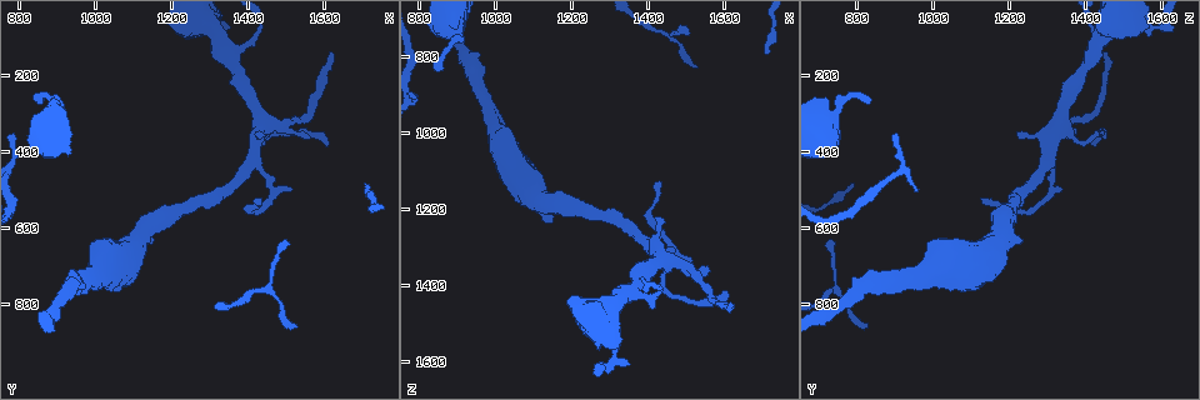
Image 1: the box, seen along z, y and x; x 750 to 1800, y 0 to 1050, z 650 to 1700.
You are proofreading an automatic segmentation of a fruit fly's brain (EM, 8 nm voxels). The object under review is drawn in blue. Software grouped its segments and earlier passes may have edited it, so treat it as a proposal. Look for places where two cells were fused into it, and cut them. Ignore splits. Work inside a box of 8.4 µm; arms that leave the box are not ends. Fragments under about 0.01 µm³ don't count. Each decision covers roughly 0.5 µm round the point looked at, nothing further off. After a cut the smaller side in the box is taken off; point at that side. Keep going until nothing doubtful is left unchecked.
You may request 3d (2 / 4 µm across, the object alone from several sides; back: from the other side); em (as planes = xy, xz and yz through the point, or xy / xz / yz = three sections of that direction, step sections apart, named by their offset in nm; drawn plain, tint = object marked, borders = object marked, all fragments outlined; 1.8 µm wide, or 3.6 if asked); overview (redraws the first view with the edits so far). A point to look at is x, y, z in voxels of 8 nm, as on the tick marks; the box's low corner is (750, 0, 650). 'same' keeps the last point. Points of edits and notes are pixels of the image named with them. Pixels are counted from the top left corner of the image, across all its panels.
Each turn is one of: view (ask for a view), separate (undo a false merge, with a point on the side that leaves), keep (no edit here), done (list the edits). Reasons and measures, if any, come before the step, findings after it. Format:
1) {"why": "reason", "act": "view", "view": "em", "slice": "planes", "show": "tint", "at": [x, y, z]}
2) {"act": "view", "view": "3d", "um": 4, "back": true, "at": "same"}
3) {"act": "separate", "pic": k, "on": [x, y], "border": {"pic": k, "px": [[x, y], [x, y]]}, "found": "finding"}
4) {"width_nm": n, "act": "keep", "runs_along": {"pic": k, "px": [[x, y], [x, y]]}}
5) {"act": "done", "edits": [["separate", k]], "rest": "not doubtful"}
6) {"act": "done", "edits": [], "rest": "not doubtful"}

{"why": "four or more arms meet", "act": "view", "view": "3d", "um": 2, "at": [1435, 340, 1325]}

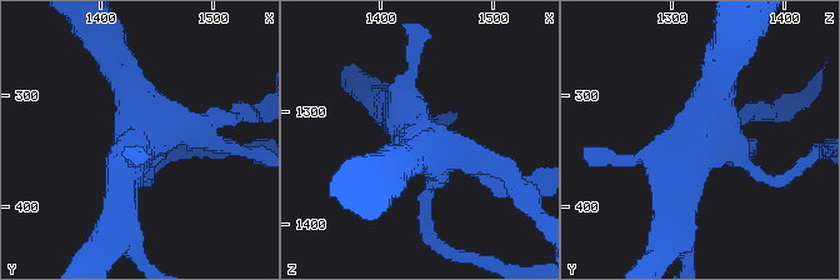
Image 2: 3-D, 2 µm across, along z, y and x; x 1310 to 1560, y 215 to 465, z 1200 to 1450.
{"act": "view", "view": "em", "slice": "planes", "show": "tint", "at": [1438, 332, 1324]}

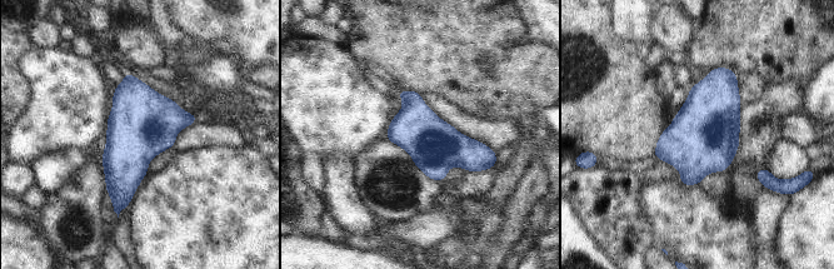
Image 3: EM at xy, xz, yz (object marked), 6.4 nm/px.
{"width_nm": 320, "act": "keep", "found": "all the same cell"}

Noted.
{"why": "abrupt turn", "act": "view", "view": "em", "slice": "planes", "show": "tint", "at": [1470, 495, 1310]}

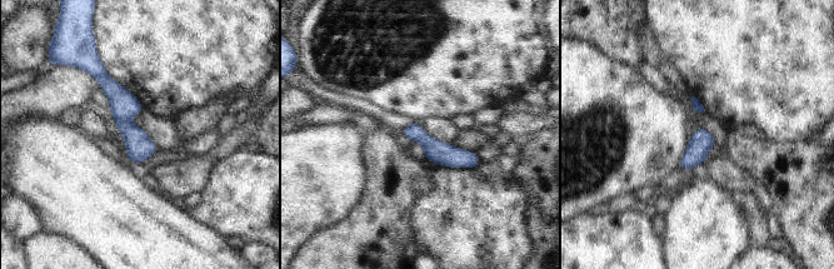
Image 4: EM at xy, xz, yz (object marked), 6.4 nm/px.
{"width_nm": 140, "act": "keep", "runs_along": {"pic": 4, "px": [[98, 71], [144, 157]]}, "found": "all the same cell"}

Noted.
{"why": "abrupt turn", "act": "view", "view": "em", "um": 3.6, "slice": "planes", "show": "borders", "at": [1320, 80, 1585]}

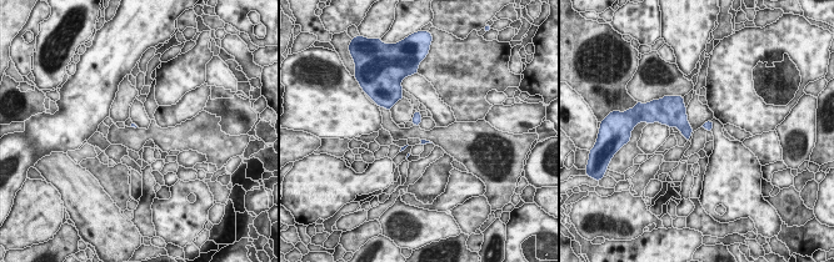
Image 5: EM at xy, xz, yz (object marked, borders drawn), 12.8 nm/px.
{"act": "keep", "found": "all the same cell"}

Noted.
{"why": "sharp bend", "act": "view", "view": "3d", "um": 2, "at": [1445, 755, 730]}

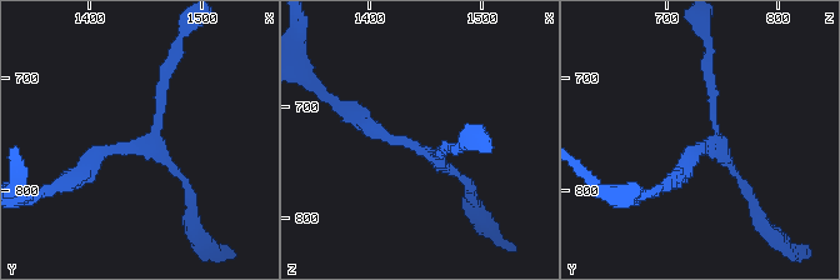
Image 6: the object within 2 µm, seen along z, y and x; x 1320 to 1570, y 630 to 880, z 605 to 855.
{"why": "shape alone is not enough", "act": "view", "view": "em", "slice": "planes", "show": "plain", "at": [1442, 760, 736]}

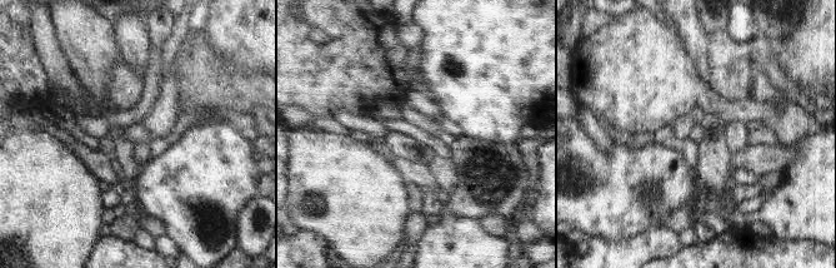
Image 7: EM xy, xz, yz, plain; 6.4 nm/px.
{"act": "view", "view": "em", "slice": "planes", "show": "tint", "at": "same"}

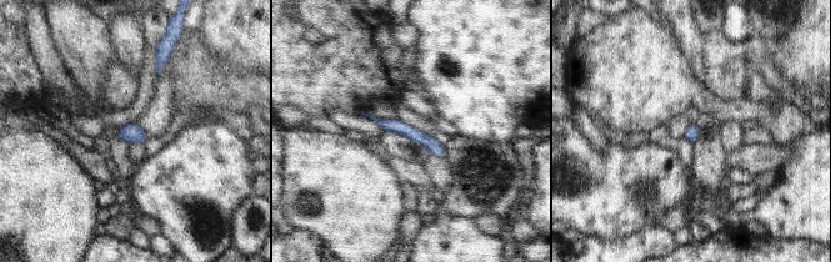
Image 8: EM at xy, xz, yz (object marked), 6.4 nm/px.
{"width_nm": 90, "act": "keep", "runs_along": {"pic": 8, "px": [[383, 122], [419, 136], [441, 154]]}, "found": "continuous, no second cell"}

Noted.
{"act": "done", "edits": [], "rest": "not doubtful"}

